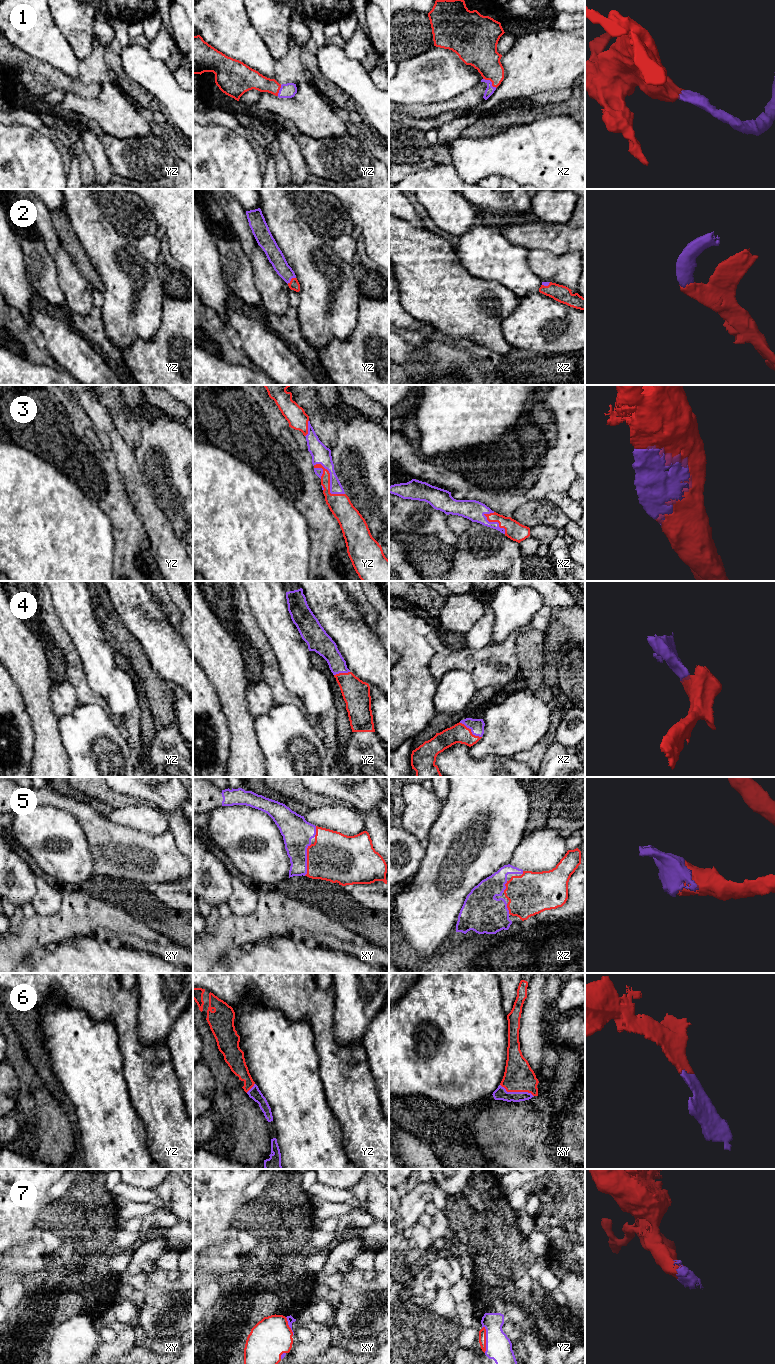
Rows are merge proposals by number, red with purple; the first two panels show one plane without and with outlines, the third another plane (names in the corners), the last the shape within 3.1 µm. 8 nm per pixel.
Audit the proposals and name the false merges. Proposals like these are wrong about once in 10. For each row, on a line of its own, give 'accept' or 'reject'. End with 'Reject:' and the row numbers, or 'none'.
1: accept
2: accept
3: accept
4: accept
5: accept
6: accept
7: accept
Reject: none

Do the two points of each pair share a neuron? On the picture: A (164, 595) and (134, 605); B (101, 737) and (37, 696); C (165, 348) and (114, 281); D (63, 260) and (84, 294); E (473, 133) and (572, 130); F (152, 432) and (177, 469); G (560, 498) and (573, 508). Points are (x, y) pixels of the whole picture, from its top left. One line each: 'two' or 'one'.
A: two
B: two
C: two
D: one
E: two
F: one
G: one

